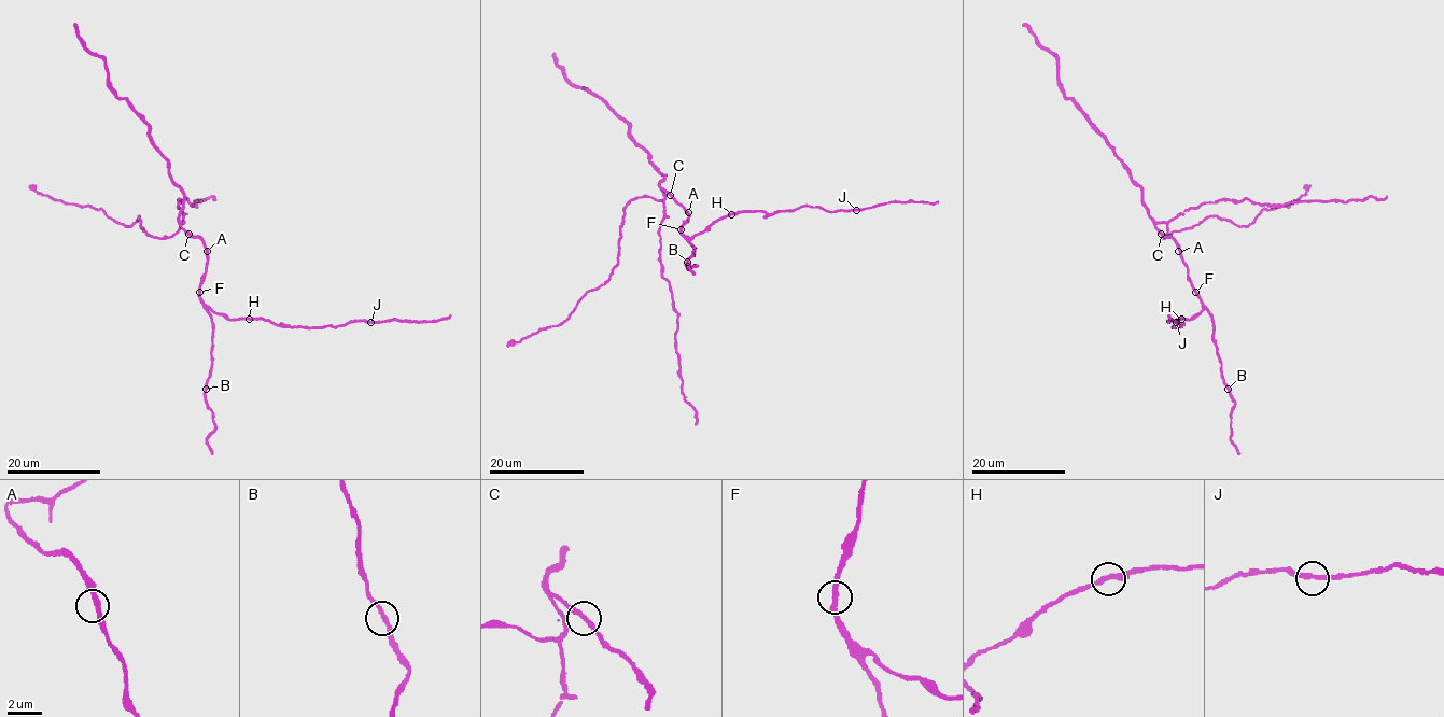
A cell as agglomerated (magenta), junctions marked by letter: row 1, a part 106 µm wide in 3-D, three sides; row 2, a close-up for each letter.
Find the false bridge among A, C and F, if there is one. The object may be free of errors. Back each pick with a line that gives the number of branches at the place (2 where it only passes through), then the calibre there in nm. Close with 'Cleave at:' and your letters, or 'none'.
Cleave at: none

